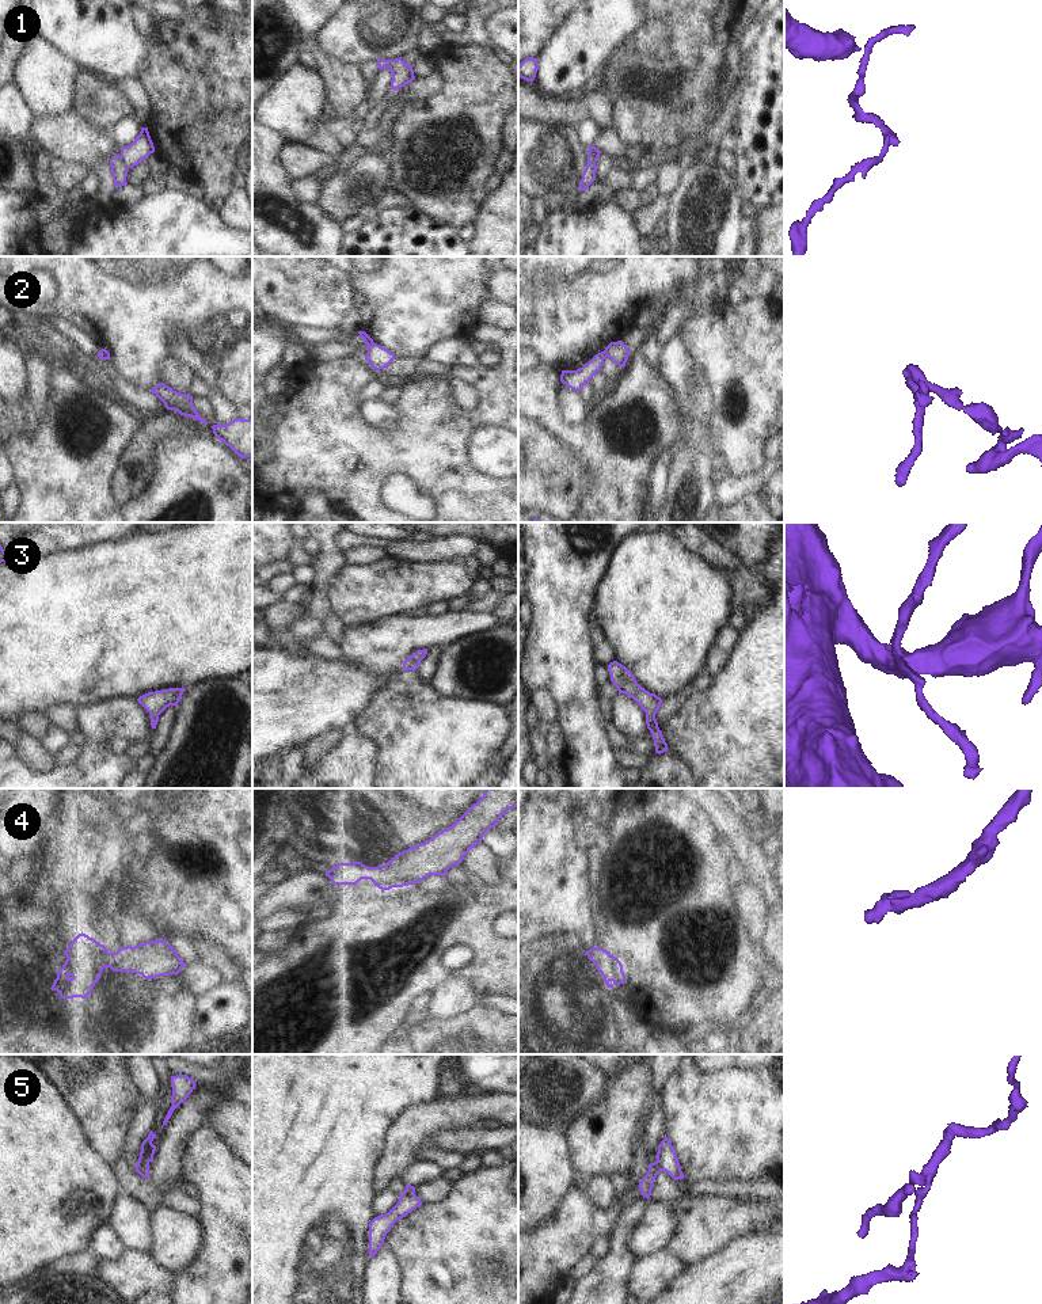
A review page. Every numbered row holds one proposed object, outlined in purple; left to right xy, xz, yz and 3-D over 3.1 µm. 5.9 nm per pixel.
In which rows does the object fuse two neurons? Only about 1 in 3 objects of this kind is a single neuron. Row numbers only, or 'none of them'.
1, 2, 5

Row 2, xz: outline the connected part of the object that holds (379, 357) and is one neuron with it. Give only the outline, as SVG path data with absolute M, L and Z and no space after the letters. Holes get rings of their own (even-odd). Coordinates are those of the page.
M372 342L368 345L368 354L365 356L365 360L368 364L376 369L384 369L389 366L389 364L395 360L395 354L391 353L388 349Z

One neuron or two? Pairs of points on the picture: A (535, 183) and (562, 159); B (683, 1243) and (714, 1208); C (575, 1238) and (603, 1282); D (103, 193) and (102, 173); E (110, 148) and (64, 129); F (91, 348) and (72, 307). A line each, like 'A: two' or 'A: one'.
A: one
B: one
C: two
D: one
E: one
F: two

